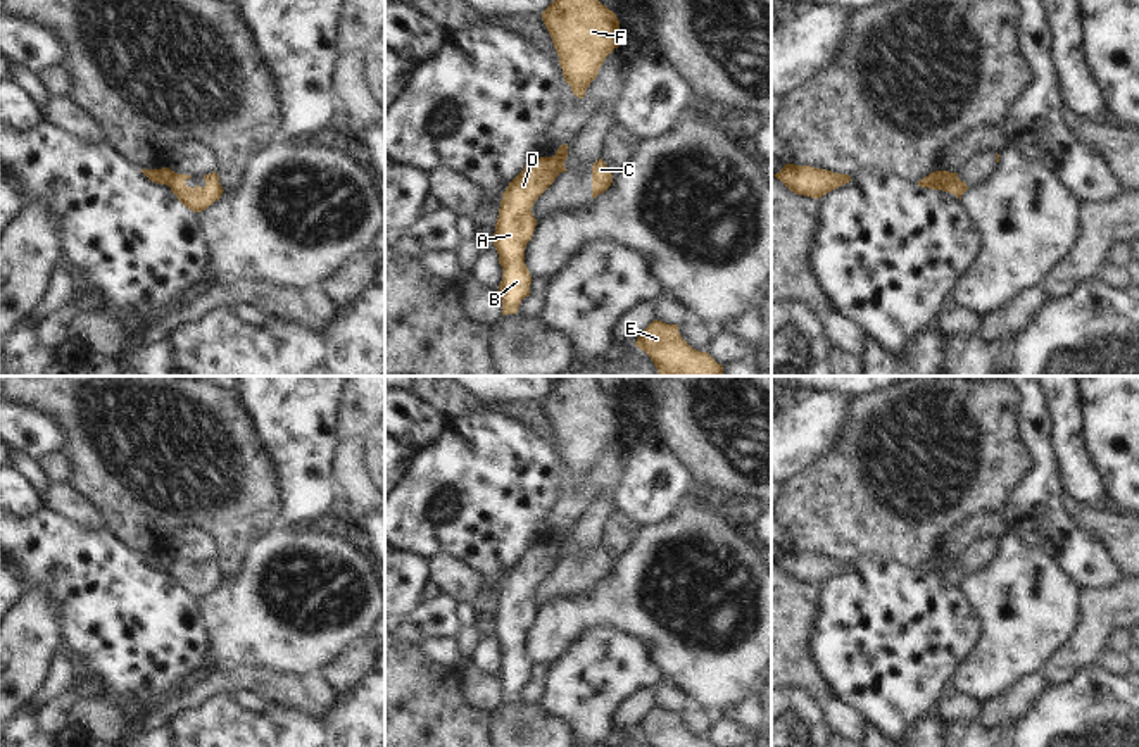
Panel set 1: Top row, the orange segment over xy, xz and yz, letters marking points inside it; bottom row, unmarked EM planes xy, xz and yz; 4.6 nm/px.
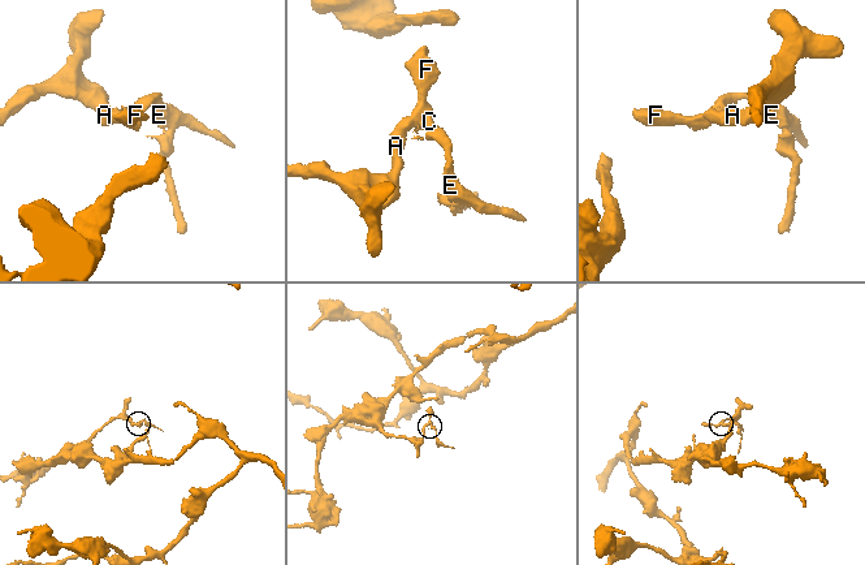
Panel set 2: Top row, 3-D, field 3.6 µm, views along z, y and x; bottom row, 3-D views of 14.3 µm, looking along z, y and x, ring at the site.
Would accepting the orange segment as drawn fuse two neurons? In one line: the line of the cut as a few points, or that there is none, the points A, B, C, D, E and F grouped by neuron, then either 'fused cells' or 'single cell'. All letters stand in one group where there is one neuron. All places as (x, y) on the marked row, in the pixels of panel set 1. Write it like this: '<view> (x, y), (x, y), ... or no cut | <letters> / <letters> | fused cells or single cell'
xz (554, 156), (560, 171) | A B D / C E F | fused cells

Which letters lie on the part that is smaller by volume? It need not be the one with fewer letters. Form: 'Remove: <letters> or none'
Remove: C, E, F

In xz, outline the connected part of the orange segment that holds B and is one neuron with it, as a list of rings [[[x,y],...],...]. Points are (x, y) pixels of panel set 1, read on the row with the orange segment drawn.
[[[556,155],[532,159],[502,193],[494,233],[494,247],[504,271],[499,285],[502,316],[516,314],[521,300],[530,297],[532,276],[525,264],[525,248],[537,226],[532,207],[557,176]]]

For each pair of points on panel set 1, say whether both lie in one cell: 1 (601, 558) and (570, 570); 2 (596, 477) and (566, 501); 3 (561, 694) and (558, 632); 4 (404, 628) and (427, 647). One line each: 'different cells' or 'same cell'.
1: same cell
2: same cell
3: different cells
4: different cells

